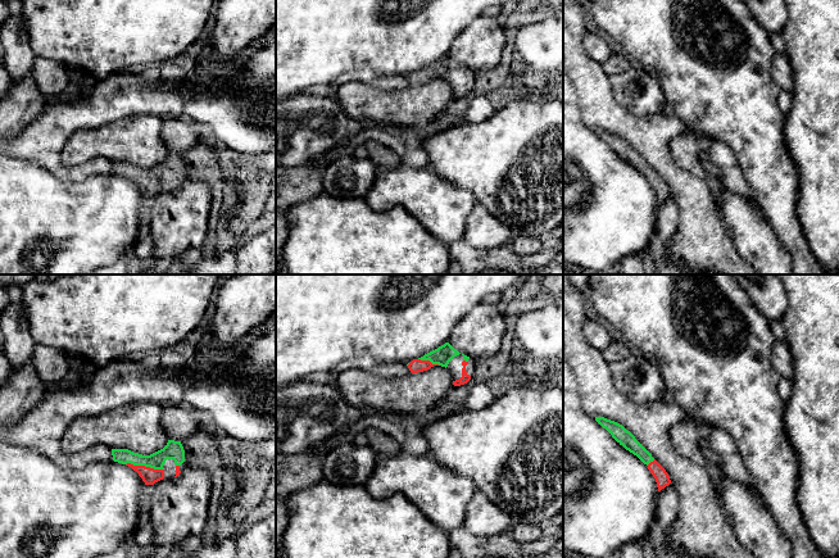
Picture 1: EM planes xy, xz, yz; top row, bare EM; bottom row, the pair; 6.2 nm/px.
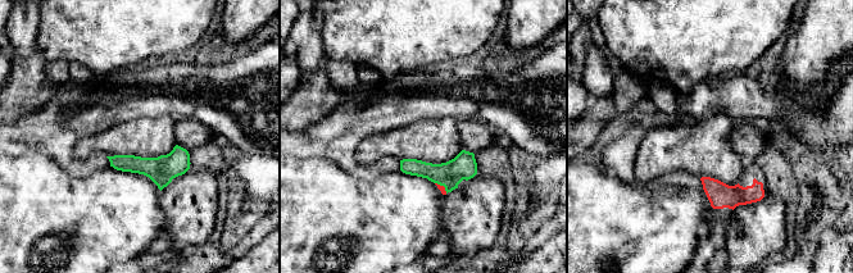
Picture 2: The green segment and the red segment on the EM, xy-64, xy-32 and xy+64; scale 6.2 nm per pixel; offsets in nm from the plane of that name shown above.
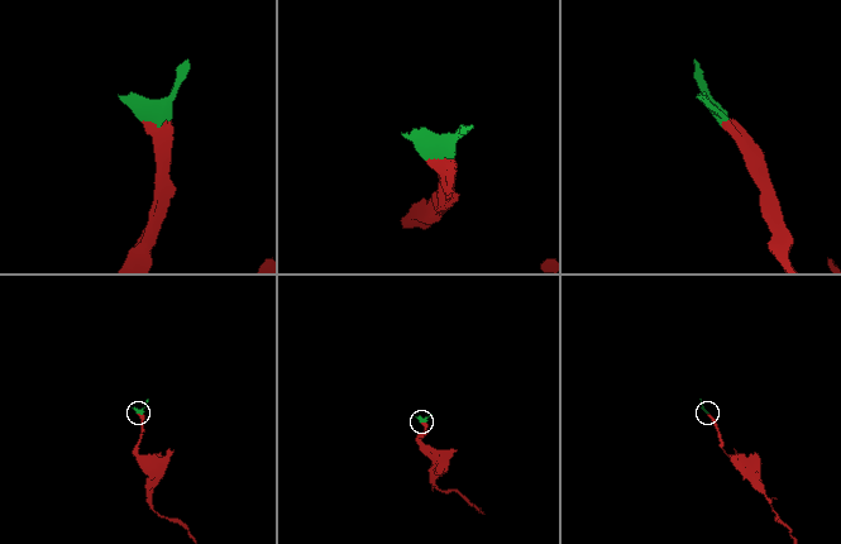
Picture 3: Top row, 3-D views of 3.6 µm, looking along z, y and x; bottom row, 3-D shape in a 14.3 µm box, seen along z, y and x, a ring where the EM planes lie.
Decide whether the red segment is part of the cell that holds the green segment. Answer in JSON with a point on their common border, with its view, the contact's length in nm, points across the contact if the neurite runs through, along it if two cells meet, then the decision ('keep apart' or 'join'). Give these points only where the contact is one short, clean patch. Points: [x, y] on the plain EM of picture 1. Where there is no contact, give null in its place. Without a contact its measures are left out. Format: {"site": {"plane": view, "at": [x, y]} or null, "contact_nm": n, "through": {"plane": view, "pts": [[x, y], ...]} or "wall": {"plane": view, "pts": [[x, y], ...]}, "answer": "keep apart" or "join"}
{"site": {"plane": "xy", "at": [144, 177]}, "contact_nm": 240, "through": {"plane": "xy", "pts": [[173, 162], [152, 177], [144, 177], [150, 184], [150, 189]]}, "answer": "join"}

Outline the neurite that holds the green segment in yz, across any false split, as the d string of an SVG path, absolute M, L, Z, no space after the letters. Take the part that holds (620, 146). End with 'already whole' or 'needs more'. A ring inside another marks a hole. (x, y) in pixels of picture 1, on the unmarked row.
M595 130L595 133L606 141L612 150L622 158L626 163L636 168L653 187L657 195L658 204L671 196L670 189L666 182L652 169L652 167L627 144L622 137L607 132L604 130Z; needs more

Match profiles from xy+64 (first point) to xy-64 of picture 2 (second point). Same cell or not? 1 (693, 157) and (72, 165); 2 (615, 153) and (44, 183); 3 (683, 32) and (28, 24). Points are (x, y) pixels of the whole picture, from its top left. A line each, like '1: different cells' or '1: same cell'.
1: different cells
2: different cells
3: different cells

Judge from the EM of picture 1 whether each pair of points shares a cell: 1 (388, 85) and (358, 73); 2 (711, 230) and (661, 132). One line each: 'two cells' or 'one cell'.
1: one cell
2: one cell

